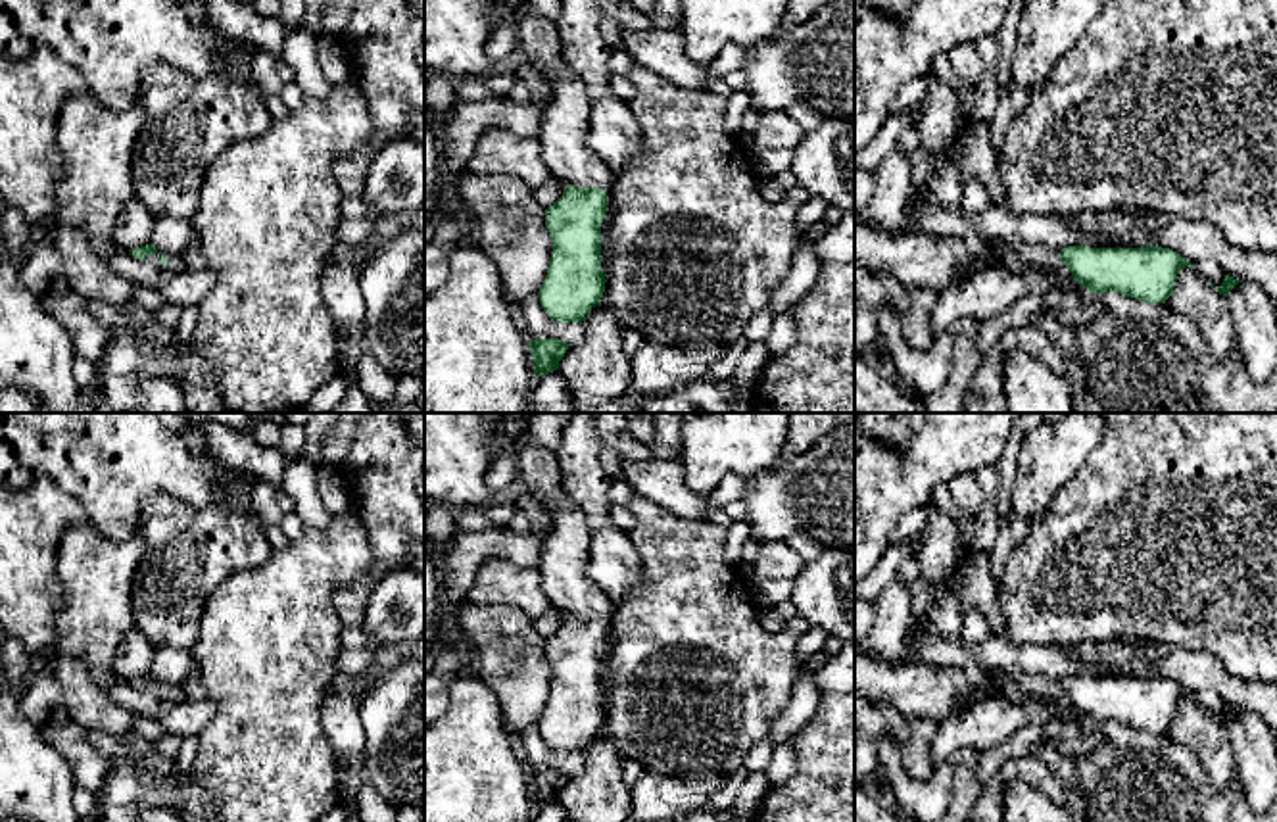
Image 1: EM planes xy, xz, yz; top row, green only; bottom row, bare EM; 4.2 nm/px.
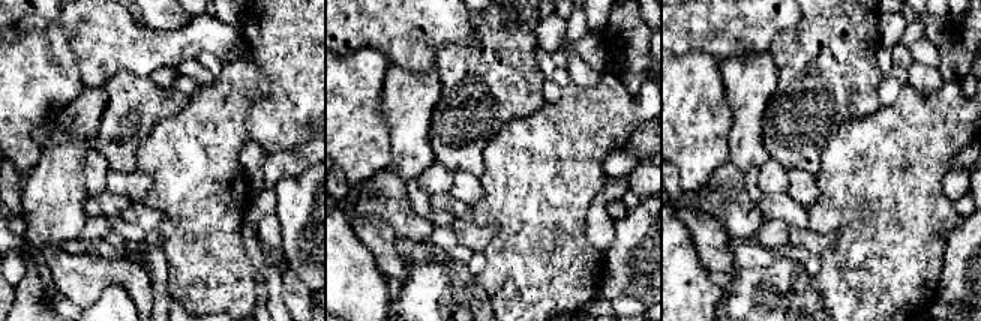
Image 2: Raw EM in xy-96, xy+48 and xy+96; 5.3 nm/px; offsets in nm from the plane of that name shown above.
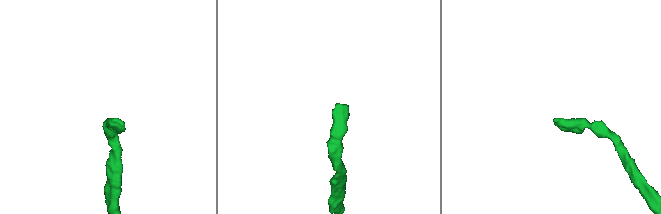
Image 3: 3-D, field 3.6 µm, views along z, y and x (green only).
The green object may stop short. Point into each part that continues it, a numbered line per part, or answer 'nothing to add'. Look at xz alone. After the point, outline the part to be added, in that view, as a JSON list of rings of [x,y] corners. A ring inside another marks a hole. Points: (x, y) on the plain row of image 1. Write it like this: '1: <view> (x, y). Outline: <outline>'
1: xz (565, 557). Outline: [[[559,488],[557,497],[528,492],[549,511],[551,536],[542,551],[542,588],[551,605],[576,618],[605,618],[613,613],[609,597],[588,578],[591,542],[584,513]]]

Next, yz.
1: yz (1036, 686). Outline: [[[1012,668],[1006,672],[991,670],[974,686],[976,693],[1000,693],[1008,684],[1020,688],[1027,697],[1052,701],[1060,693],[1060,682],[1043,674],[1027,674]]]

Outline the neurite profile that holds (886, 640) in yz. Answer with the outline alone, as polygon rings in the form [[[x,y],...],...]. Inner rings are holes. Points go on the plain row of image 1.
[[[895,576],[874,605],[874,624],[855,649],[868,659],[897,666],[906,645],[908,628],[914,620],[910,586]]]

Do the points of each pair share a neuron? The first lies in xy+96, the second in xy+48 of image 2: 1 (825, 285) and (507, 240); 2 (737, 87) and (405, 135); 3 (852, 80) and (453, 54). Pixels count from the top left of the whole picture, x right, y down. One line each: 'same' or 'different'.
1: same
2: same
3: same

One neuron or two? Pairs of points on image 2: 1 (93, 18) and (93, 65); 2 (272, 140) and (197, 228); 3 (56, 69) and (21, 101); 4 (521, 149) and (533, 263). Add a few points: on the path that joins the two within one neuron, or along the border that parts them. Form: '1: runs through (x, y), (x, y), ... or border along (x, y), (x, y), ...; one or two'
1: runs through (93, 30), (93, 53); one
2: border along (254, 104), (246, 117), (249, 138); two
3: runs through (47, 75), (30, 92); one
4: runs through (533, 177), (533, 234); one

